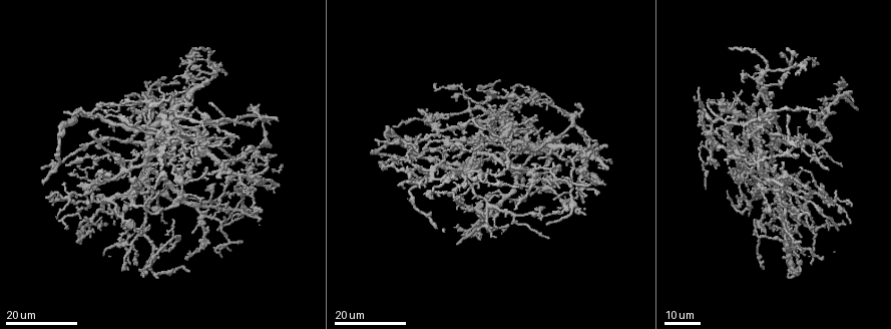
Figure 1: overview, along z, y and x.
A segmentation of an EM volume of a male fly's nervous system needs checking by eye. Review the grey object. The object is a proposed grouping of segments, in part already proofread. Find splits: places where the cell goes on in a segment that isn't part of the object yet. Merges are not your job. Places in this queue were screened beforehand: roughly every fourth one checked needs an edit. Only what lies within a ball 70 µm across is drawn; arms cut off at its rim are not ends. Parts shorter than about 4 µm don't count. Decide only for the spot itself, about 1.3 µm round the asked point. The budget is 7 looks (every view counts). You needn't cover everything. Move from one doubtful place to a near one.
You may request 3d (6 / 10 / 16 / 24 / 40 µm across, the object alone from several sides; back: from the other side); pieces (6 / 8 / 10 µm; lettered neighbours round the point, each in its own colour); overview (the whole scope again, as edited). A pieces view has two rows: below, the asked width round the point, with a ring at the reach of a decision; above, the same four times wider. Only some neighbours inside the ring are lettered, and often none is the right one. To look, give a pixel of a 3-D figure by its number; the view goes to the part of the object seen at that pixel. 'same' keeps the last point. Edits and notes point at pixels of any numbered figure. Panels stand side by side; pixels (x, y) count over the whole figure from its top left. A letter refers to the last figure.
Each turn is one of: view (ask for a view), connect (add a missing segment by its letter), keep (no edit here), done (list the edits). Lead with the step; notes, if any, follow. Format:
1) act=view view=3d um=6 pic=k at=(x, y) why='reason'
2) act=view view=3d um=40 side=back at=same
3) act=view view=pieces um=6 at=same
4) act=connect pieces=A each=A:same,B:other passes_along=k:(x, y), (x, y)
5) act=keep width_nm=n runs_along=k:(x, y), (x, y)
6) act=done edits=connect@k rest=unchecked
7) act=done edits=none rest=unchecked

act=view view=3d um=16 pic=1 at=(792, 174)

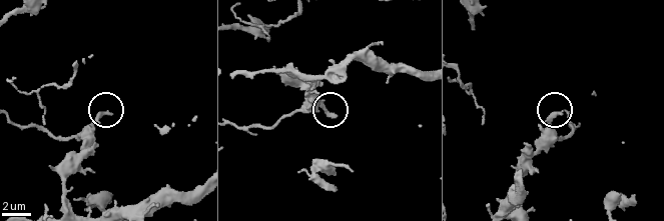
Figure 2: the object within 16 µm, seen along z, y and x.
act=view view=pieces um=8 pic=2 at=(333, 116) why='what lies round it'

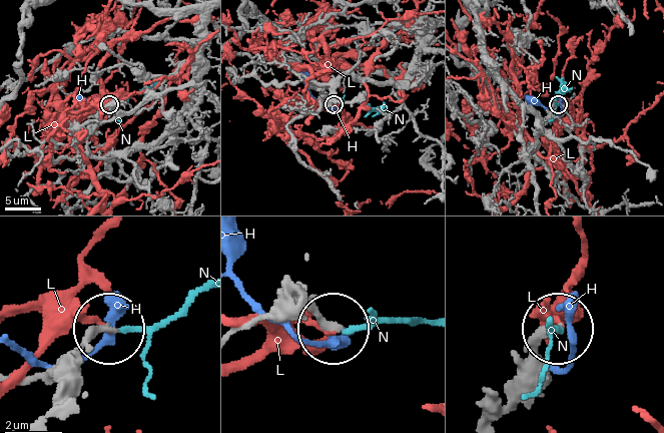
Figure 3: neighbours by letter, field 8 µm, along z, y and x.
act=connect pieces=N each=H:other,L:other,N:same found='it goes on there'

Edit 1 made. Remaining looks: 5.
act=view view=overview why='redraw'

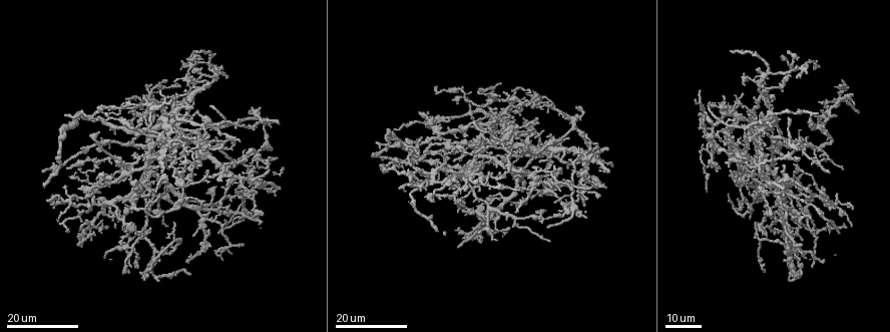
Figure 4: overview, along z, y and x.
act=view view=3d um=16 pic=4 at=(786, 204) why='thin end'

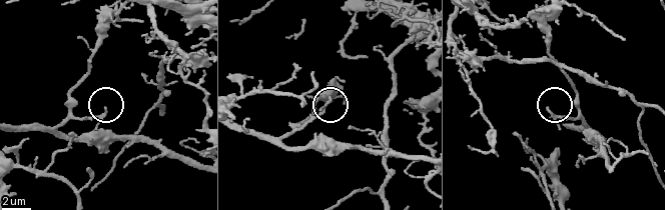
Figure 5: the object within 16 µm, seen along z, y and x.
act=view view=pieces um=6 pic=5 at=(546, 110) why='what lies round it'

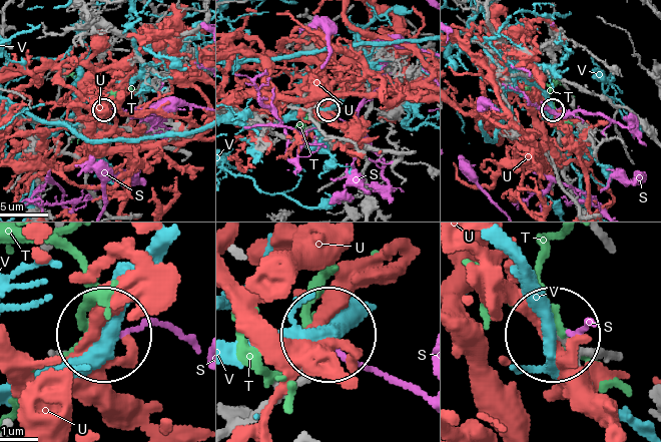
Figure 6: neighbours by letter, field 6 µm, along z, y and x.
act=keep each=S:other,T:other,U:other,V:other runs_along=6:(618, 355), (589, 355), (554, 336) found='none of them fits'

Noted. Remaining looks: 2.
act=view view=3d um=24 pic=4 at=(836, 194) why='branch stops here'

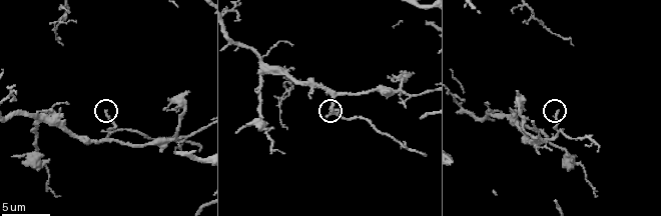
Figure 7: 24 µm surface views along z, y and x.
act=view view=pieces um=6 pic=7 at=(558, 113) why='see the neighbours'

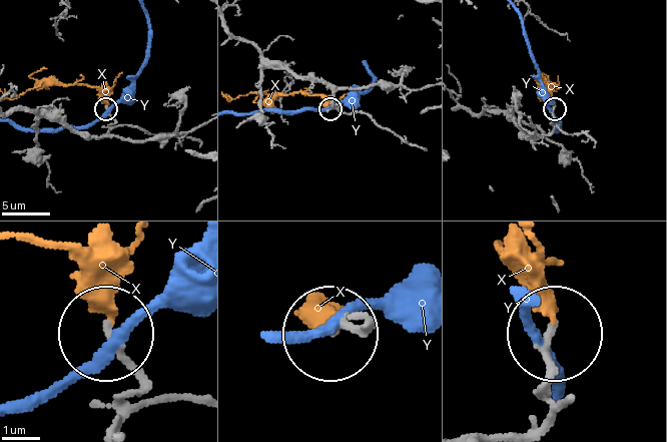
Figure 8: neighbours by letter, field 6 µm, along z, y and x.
act=connect pieces=X width_nm=170 each=X:same,Y:other passes_along=8:(107, 131), (114, 120), (95, 87), (42, 82), (11, 99) found='the cell continues'

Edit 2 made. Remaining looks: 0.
act=done edits=connect@3,connect@8 rest=unchecked

